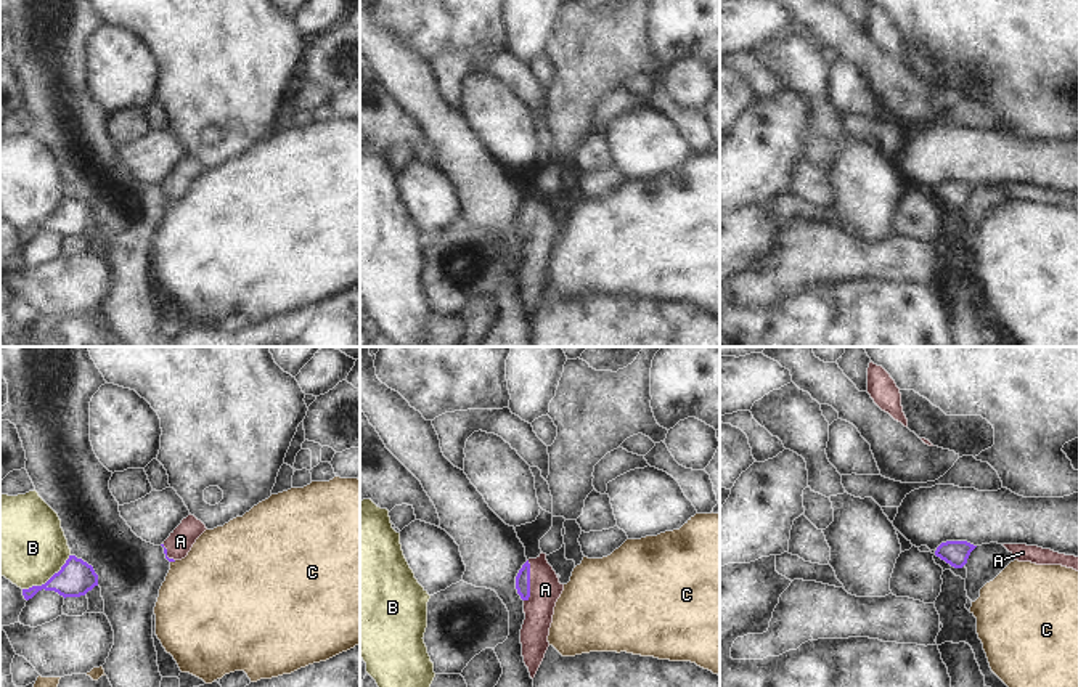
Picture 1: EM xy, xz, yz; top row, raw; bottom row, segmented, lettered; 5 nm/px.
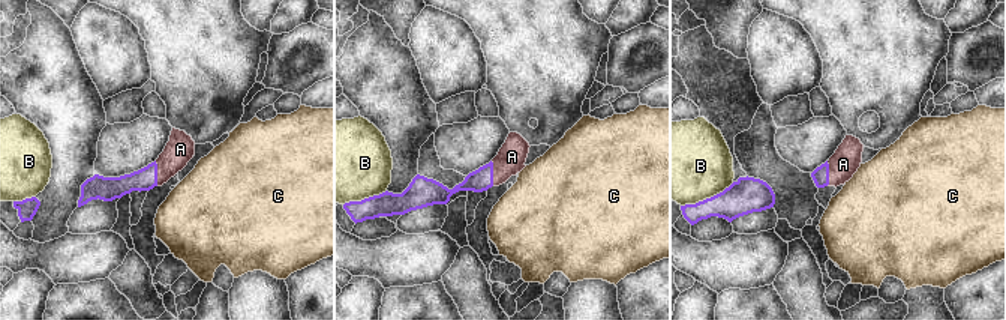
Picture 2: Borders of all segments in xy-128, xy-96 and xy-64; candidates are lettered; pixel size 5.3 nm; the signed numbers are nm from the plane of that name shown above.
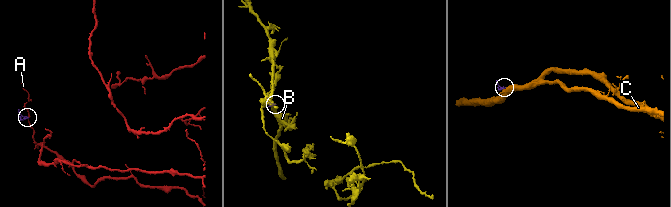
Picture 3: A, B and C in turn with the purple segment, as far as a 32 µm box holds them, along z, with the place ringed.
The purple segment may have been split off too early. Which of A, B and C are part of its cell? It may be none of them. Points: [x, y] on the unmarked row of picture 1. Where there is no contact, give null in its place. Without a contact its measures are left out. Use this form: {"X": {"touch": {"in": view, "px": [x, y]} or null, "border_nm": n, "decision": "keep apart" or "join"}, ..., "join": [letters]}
{"A": {"touch": {"in": "xz", "px": [529, 222]}, "border_nm": 200, "decision": "join"}, "B": {"touch": {"in": "xy", "px": [50, 219]}, "border_nm": 300, "decision": "keep apart"}, "C": {"touch": {"in": "xy", "px": [172, 201]}, "border_nm": 30, "decision": "keep apart"}, "join": ["A"]}

